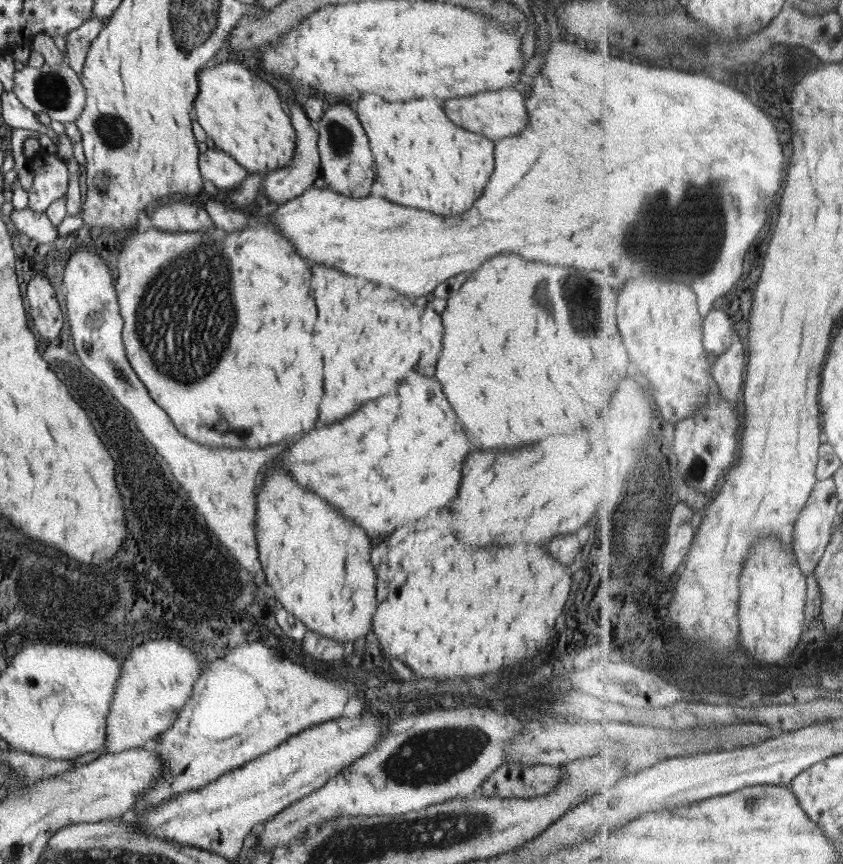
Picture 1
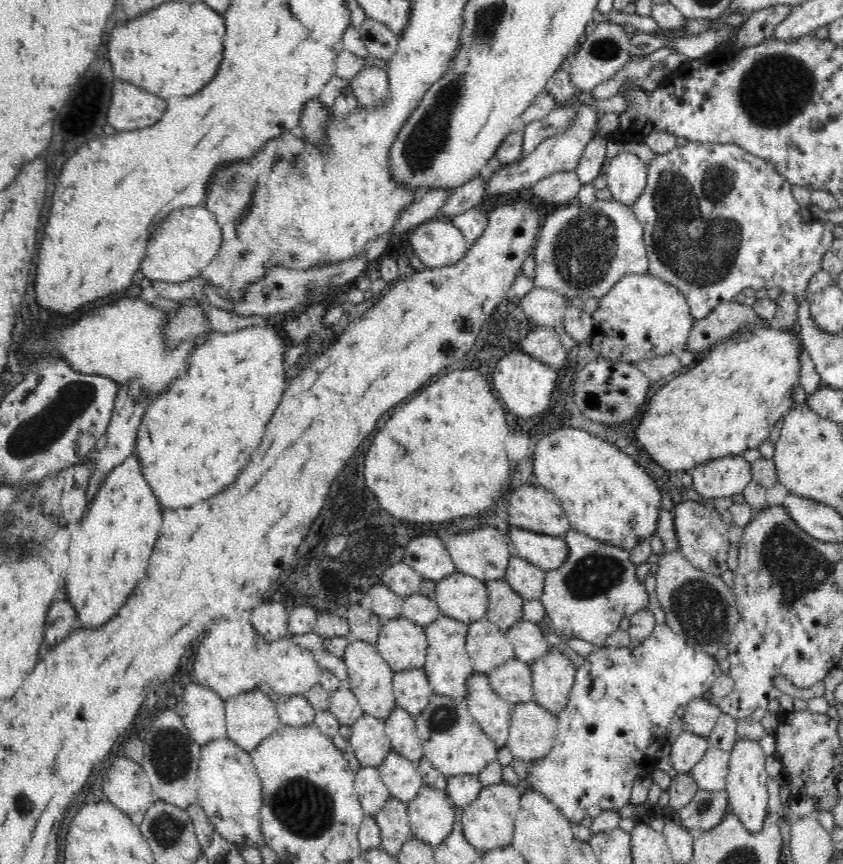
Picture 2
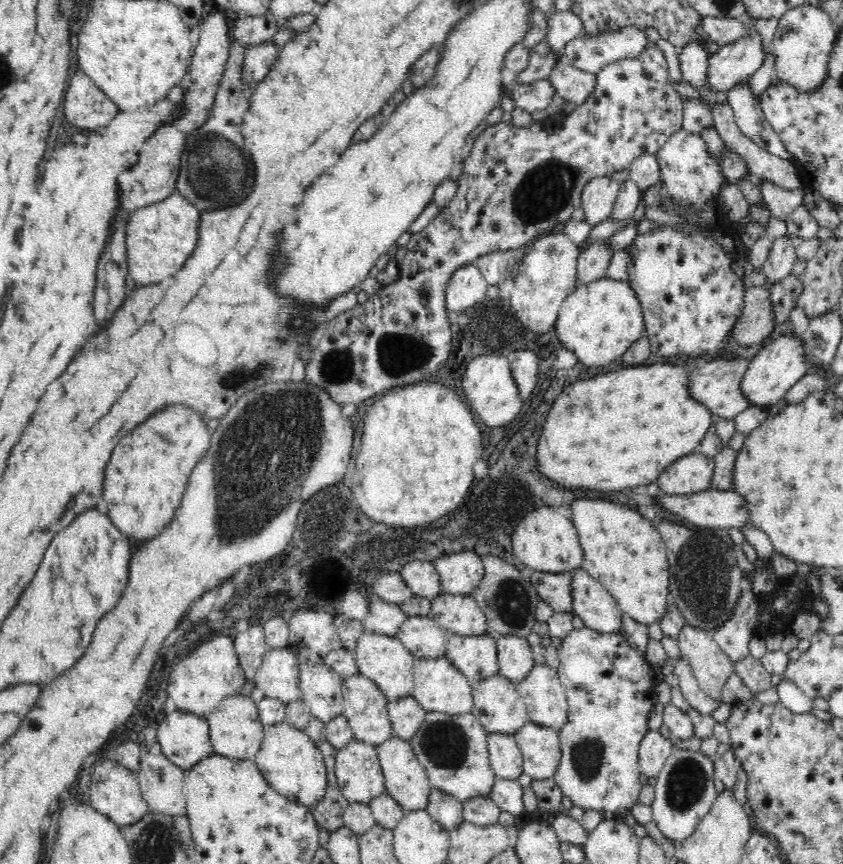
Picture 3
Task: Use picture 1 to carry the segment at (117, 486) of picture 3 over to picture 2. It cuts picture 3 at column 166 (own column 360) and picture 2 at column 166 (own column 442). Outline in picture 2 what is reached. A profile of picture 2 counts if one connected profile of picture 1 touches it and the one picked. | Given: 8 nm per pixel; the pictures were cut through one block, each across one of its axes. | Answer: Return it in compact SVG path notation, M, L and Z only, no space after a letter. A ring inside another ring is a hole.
M275 324L255 325L231 334L212 334L204 346L192 352L186 378L174 380L170 390L148 406L136 432L134 453L142 464L142 474L146 474L150 488L164 508L186 508L192 502L203 501L222 492L230 482L234 482L260 444L286 388L284 354L288 342L283 332L276 328Z

